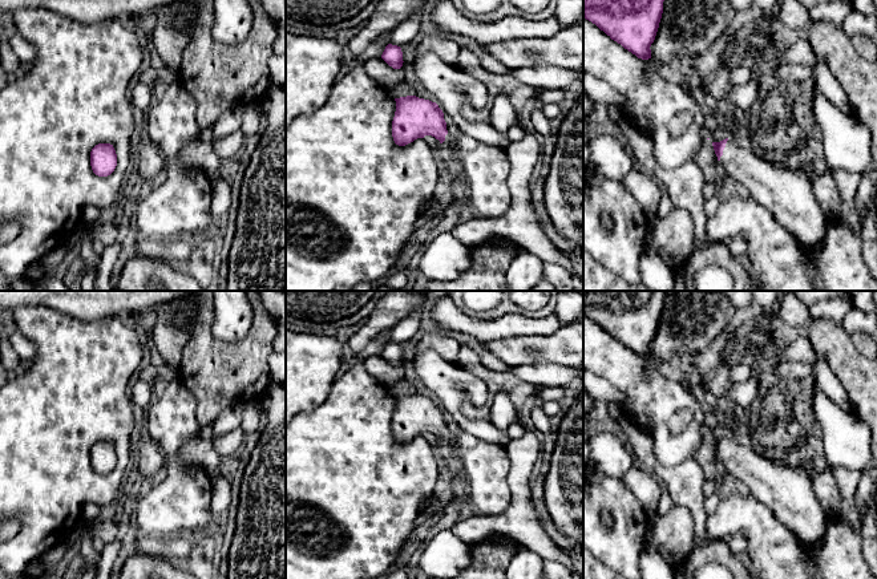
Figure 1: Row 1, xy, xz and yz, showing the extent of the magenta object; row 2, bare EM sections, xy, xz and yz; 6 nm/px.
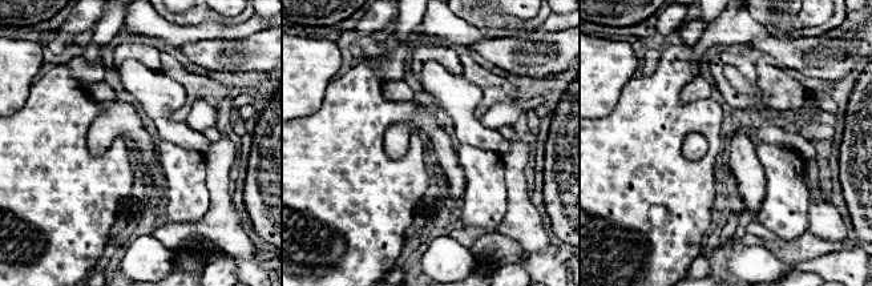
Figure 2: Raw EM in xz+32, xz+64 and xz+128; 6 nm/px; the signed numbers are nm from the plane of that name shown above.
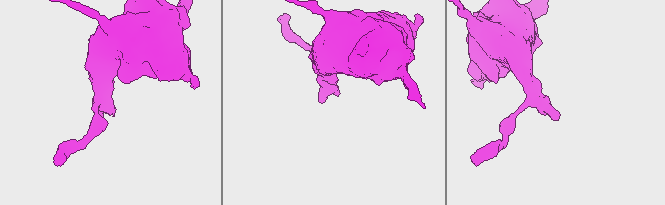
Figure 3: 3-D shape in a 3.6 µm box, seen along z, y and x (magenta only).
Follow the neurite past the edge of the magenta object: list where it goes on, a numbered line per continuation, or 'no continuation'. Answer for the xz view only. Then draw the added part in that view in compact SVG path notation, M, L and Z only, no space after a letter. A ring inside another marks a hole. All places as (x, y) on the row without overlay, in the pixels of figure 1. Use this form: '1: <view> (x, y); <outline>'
1: xz (445, 444); M448 430L445 438L441 441L442 453L449 454L449 448L453 444L453 434Z

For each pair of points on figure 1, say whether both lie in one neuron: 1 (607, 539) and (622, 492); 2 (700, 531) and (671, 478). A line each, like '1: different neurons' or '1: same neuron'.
1: same neuron
2: same neuron

